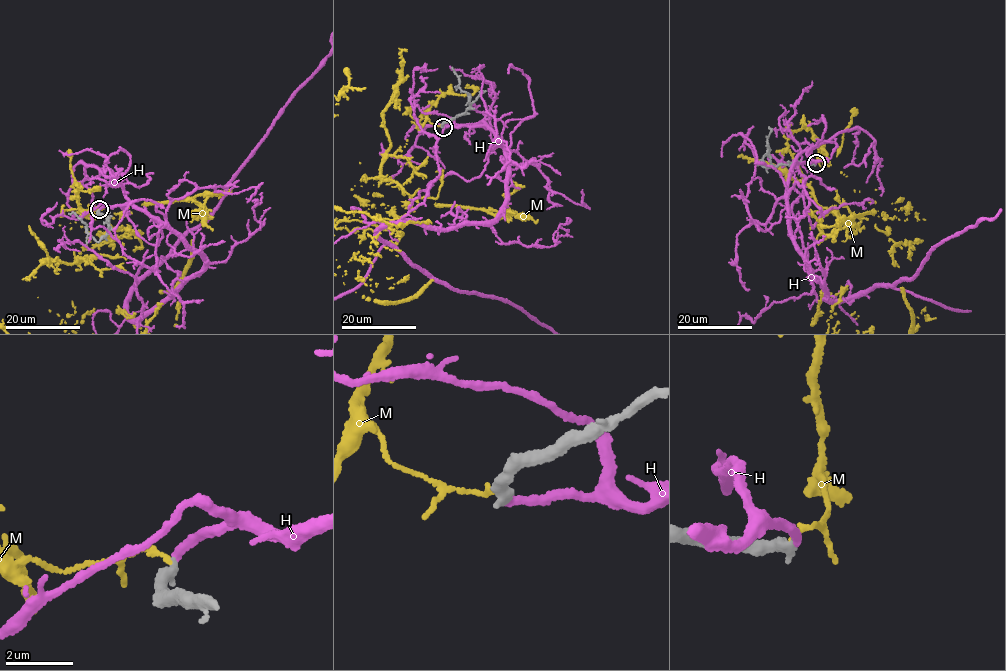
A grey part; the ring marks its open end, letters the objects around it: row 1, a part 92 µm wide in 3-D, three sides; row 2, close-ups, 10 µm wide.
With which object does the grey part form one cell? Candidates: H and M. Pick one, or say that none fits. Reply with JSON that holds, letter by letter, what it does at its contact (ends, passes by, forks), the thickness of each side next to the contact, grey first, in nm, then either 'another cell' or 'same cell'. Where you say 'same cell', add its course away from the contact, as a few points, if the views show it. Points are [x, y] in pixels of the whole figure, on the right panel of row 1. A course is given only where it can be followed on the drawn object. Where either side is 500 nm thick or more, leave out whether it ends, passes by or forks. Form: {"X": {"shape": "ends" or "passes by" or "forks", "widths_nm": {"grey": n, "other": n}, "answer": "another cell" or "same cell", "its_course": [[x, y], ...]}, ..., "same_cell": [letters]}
{"H": {"shape": "ends", "widths_nm": {"grey": 360, "other": 220}, "answer": "same cell"}, "M": {"shape": "ends", "widths_nm": {"grey": 360, "other": 130}, "answer": "another cell"}, "same_cell": ["H"]}

